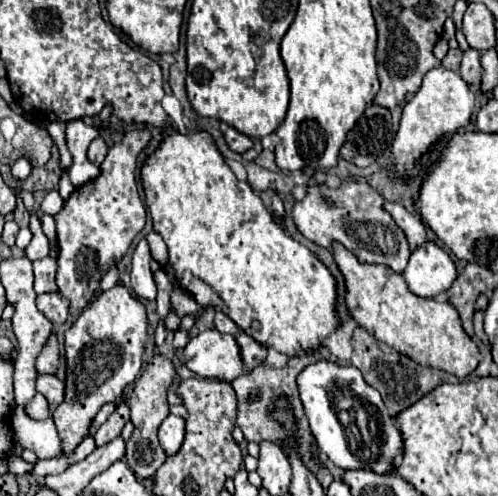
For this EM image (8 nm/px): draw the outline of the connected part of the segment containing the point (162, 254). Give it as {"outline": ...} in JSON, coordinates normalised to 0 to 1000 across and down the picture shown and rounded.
{"outline":[[[303,466],[295,476],[293,484],[297,488],[301,510],[305,520],[317,528],[321,540],[337,530],[337,502],[325,478],[309,466]]]}

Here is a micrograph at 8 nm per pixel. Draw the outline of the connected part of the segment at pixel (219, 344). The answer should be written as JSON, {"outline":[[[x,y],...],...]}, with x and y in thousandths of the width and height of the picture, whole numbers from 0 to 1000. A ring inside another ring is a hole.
{"outline":[[[434,661],[410,665],[398,677],[386,677],[369,702],[369,734],[406,762],[438,762],[466,770],[490,750],[490,726],[482,722],[482,698],[466,673],[446,673]]]}

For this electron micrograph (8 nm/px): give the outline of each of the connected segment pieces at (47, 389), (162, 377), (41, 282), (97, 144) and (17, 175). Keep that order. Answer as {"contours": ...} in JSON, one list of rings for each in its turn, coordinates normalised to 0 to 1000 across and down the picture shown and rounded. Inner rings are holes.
{"contours":[[[[76,758],[72,766],[72,786],[96,806],[100,815],[100,831],[112,827],[112,819],[120,819],[120,810],[129,810],[129,770],[116,766],[112,758]]],[[[313,714],[297,730],[285,758],[273,766],[269,790],[257,802],[261,847],[269,855],[269,871],[265,871],[261,887],[253,891],[253,931],[277,964],[301,964],[333,927],[333,915],[313,883],[313,871],[317,871],[325,847],[341,835],[341,815],[333,806],[333,794],[337,794],[341,774],[349,770],[349,762],[353,762],[353,742],[349,742],[345,726],[337,726],[329,714]]],[[[92,516],[84,524],[68,524],[68,585],[72,585],[72,593],[116,589],[110,558],[112,524],[104,516]]],[[[193,278],[193,282],[185,282],[185,290],[181,290],[181,298],[177,298],[177,323],[181,323],[185,331],[201,335],[201,331],[209,327],[209,319],[213,319],[213,306],[217,306],[213,286],[209,286],[205,278]]],[[[40,319],[36,327],[24,331],[24,359],[28,363],[52,363],[60,355],[60,343],[64,343],[60,327],[52,319]]]]}

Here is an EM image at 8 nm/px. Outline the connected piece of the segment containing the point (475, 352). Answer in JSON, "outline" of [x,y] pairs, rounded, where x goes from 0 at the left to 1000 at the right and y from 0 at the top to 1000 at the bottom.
{"outline":[[[667,488],[667,516],[695,569],[699,633],[759,690],[779,694],[847,738],[880,742],[920,762],[936,762],[964,734],[968,714],[928,665],[912,617],[827,593],[811,569],[811,552],[795,552],[771,532],[727,532],[683,488]]]}

